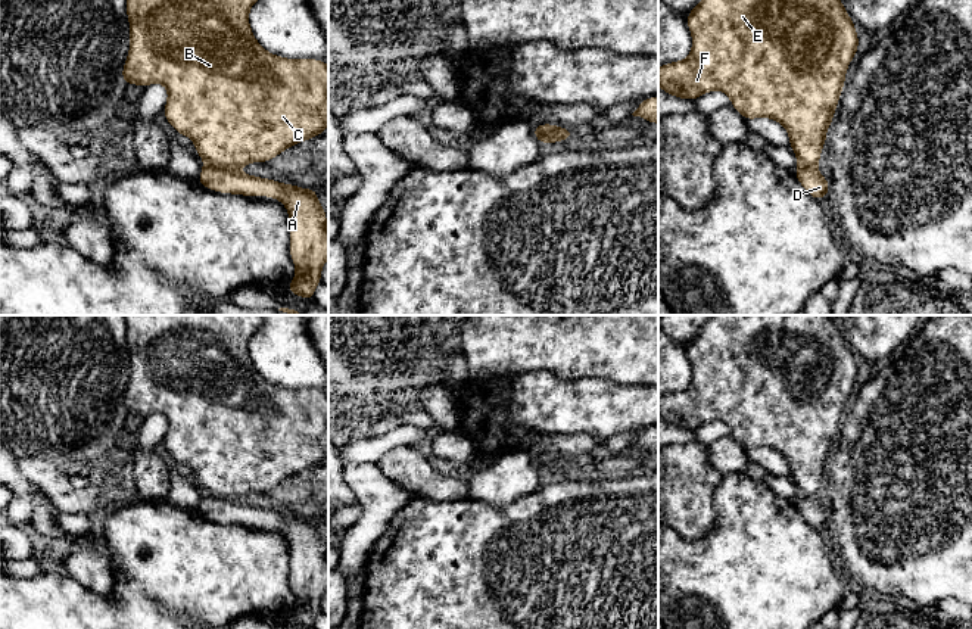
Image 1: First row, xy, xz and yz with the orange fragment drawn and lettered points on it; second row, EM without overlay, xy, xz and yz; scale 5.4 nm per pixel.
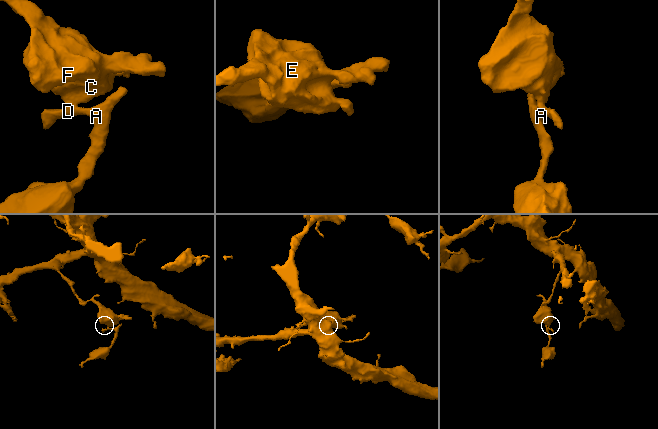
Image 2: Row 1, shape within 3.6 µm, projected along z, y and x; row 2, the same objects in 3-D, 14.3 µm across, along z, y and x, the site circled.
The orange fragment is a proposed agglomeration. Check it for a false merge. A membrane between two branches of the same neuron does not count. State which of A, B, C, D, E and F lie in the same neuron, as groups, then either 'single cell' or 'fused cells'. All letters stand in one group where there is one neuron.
A D / B C E F | fused cells

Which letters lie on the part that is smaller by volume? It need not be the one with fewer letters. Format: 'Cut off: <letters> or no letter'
Cut off: A, D

